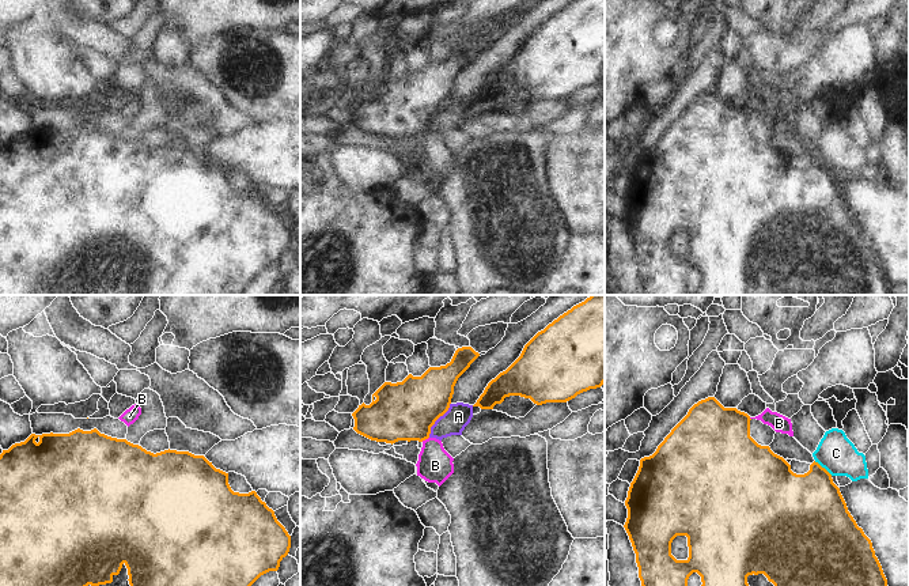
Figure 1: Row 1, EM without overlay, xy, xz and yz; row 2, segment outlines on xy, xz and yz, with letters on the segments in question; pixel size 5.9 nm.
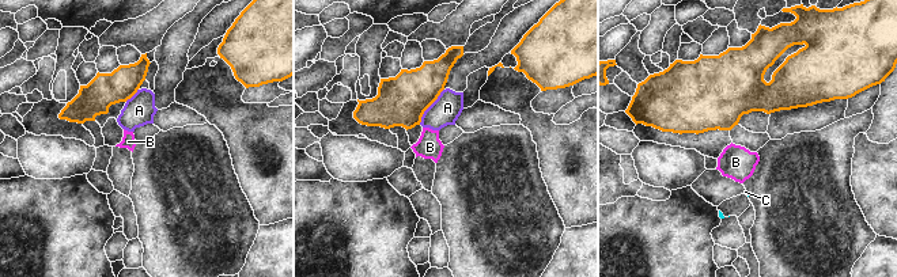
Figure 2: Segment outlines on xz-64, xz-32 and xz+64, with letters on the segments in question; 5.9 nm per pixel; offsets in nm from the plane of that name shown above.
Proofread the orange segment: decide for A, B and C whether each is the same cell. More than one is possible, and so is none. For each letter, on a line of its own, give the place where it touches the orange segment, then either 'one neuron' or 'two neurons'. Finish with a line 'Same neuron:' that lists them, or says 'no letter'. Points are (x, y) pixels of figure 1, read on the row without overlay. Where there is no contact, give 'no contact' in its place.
A: contact xz (436, 114); two neurons
B: contact xz (424, 135); two neurons
C: contact yz (824, 163); two neurons
Same neuron: no letter

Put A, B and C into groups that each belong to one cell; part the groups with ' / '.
A B C

